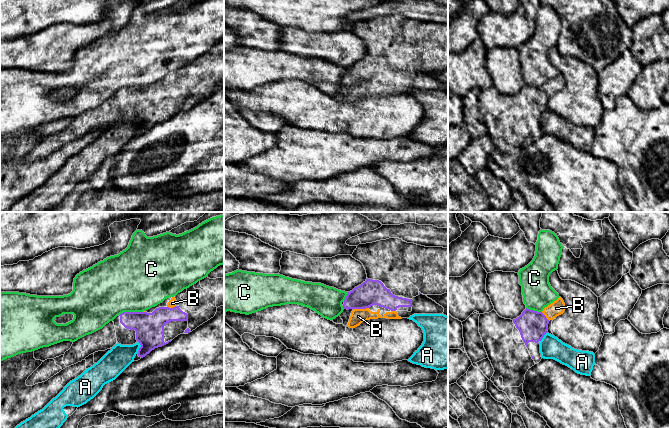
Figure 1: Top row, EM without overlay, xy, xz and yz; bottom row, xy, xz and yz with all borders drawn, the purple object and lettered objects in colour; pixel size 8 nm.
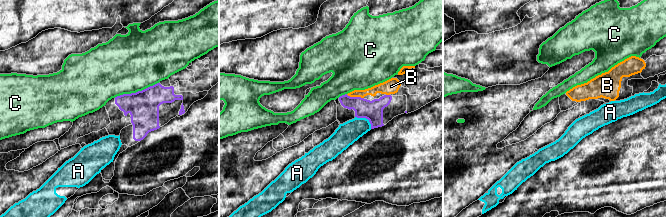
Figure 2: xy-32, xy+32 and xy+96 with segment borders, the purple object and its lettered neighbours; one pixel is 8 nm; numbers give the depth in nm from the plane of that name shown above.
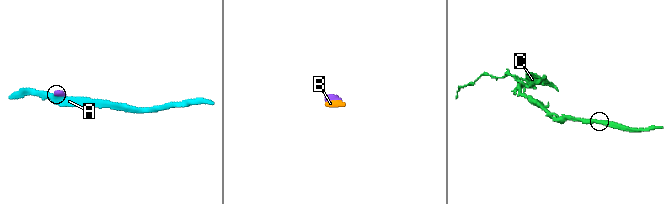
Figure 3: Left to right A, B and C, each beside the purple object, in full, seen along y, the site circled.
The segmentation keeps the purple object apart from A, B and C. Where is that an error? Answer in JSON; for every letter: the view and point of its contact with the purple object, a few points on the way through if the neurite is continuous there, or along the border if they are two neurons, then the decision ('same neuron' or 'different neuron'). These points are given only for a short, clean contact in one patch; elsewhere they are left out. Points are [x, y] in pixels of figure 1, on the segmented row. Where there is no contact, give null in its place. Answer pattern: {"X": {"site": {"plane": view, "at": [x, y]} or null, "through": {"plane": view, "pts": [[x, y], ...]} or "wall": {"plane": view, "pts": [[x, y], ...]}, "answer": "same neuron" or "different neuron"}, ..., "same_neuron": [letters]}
{"A": {"site": {"plane": "xy", "at": [141, 346]}, "wall": {"plane": "xy", "pts": [[137, 340], [140, 345], [138, 352]]}, "answer": "different neuron"}, "B": {"site": {"plane": "xz", "at": [360, 308]}, "answer": "same neuron"}, "C": {"site": {"plane": "xy", "at": [130, 312]}, "wall": {"plane": "xy", "pts": [[142, 311], [123, 311], [119, 315]]}, "answer": "different neuron"}, "same_neuron": ["B"]}

